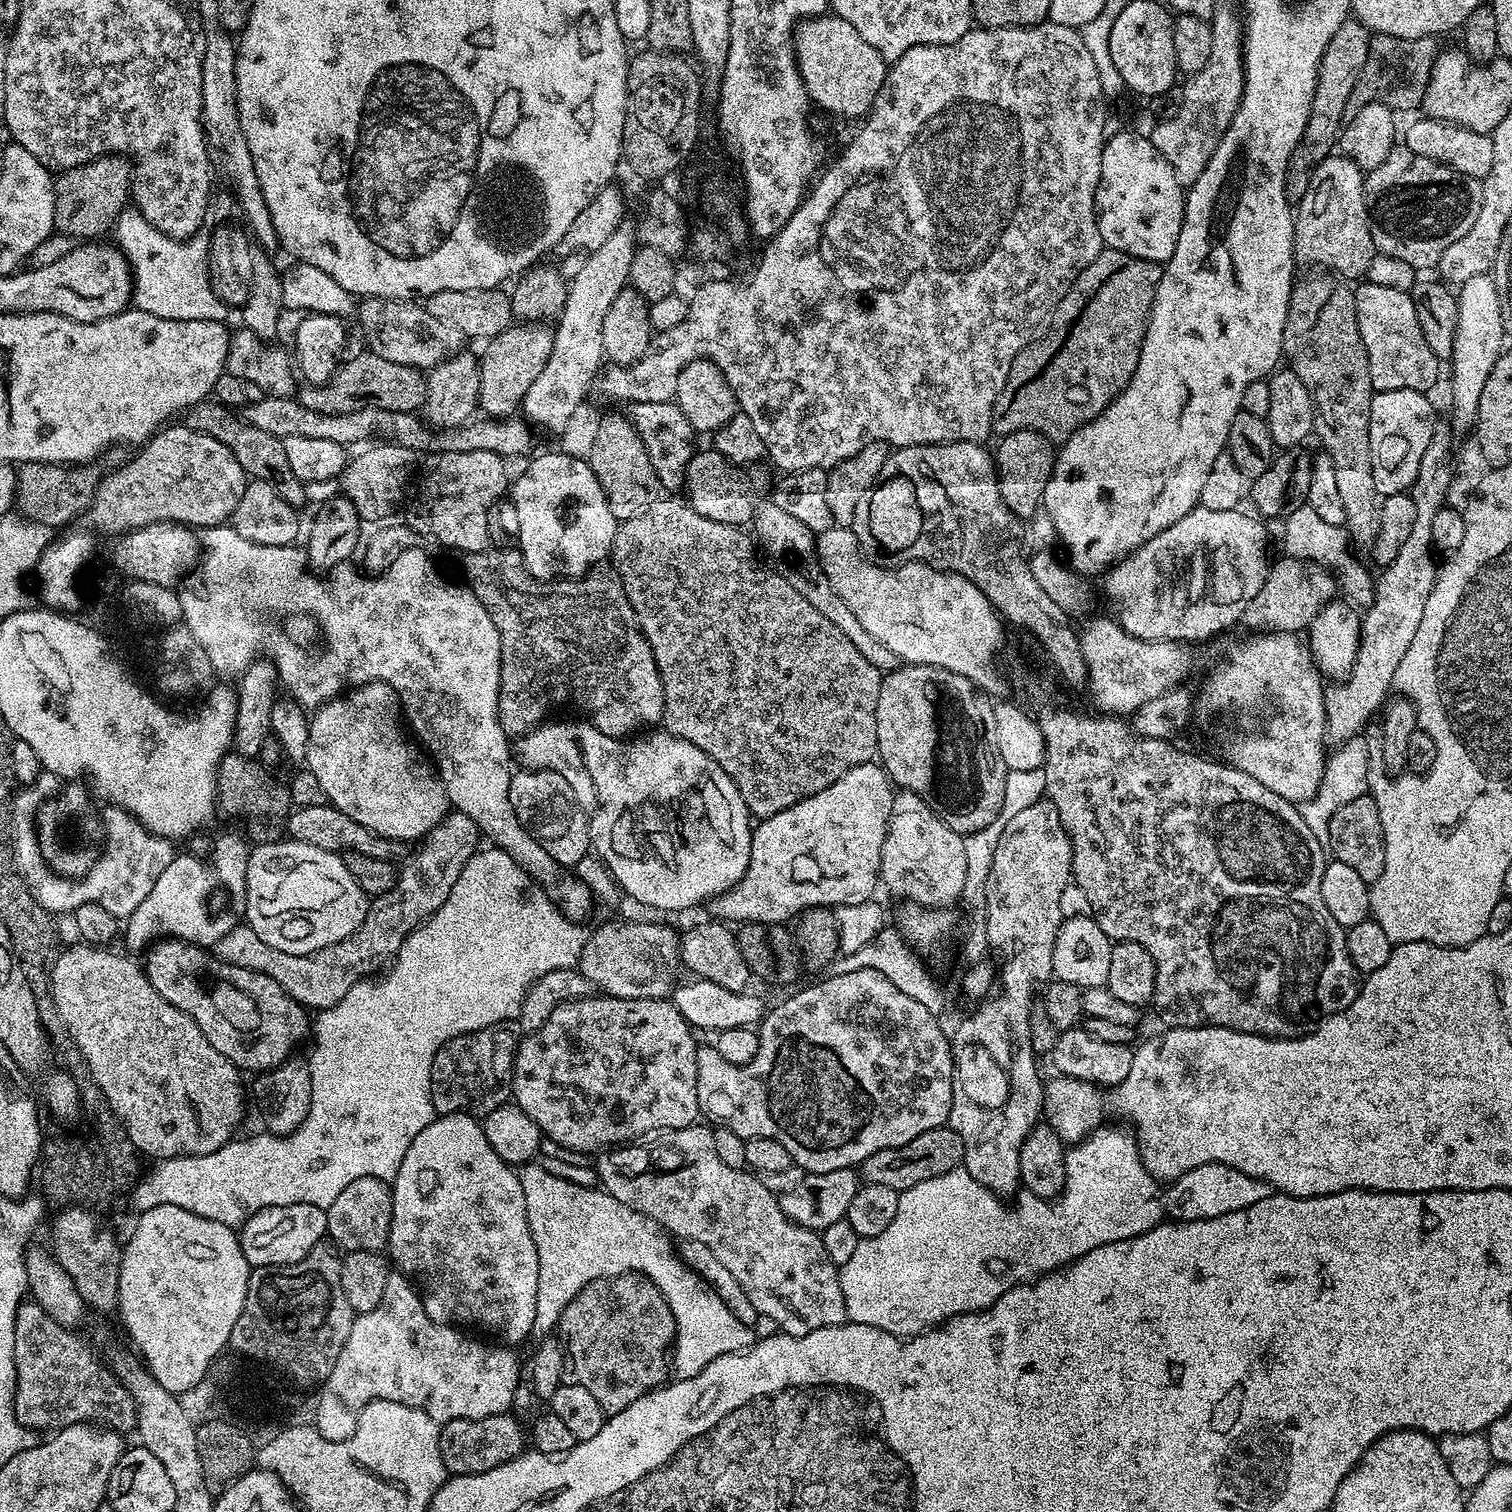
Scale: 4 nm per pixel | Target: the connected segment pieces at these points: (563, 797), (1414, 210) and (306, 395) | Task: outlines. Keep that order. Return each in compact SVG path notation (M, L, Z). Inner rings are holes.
M553 768L513 771L508 797L518 822L522 822L538 846L542 846L542 850L546 850L546 854L550 854L557 865L576 866L589 855L588 817L574 798L574 790L570 790L570 782L566 782L563 774Z
M1407 146L1393 148L1377 168L1367 173L1364 194L1370 205L1377 253L1402 258L1417 270L1436 266L1454 242L1471 232L1483 202L1481 181L1422 158Z
M369 350L358 353L353 360L346 360L324 384L299 389L298 399L306 410L318 410L318 414L346 414L363 408L381 408L387 412L416 414L423 409L428 382L421 369L387 361Z

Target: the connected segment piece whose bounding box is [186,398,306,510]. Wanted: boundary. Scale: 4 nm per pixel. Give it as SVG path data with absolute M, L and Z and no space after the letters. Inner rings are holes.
M212 398L193 404L187 409L187 416L187 427L193 428L196 432L203 432L205 436L213 436L218 442L222 442L222 446L226 446L230 454L238 458L238 466L242 466L244 473L251 479L270 482L284 501L297 510L303 509L303 504L306 504L305 483L297 478L294 470L290 470L283 440L274 434L266 434L266 430L258 430L258 426L250 426L239 415L233 414Z

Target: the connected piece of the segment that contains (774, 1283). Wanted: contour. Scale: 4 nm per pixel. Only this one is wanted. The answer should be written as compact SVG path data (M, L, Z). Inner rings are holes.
M697 1122L685 1128L670 1128L643 1142L603 1149L594 1161L599 1187L618 1198L622 1206L630 1206L630 1210L646 1214L646 1218L673 1237L708 1246L718 1261L730 1270L759 1315L764 1320L773 1320L783 1335L805 1336L814 1330L845 1323L848 1315L846 1302L842 1298L840 1274L822 1246L820 1232L798 1226L786 1218L779 1206L777 1193L766 1190L759 1175L744 1168L726 1166L726 1162L714 1154L713 1129L703 1128L702 1124Z

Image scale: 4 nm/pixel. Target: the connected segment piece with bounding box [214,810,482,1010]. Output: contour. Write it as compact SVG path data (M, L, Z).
M455 810L449 811L423 837L424 849L417 856L409 855L403 861L404 869L401 872L399 869L393 888L369 903L368 913L364 915L360 928L342 942L322 946L322 950L314 950L310 954L286 954L286 950L266 946L266 942L262 942L262 938L258 938L258 934L254 934L247 923L240 922L215 943L215 955L234 966L274 978L274 982L278 982L278 986L282 986L282 990L303 1004L305 1009L329 1008L344 998L349 989L365 975L363 972L368 964L383 956L395 957L408 933L424 923L442 906L442 902L446 902L461 866L477 851L481 843L479 840L482 840L482 833L474 818Z

